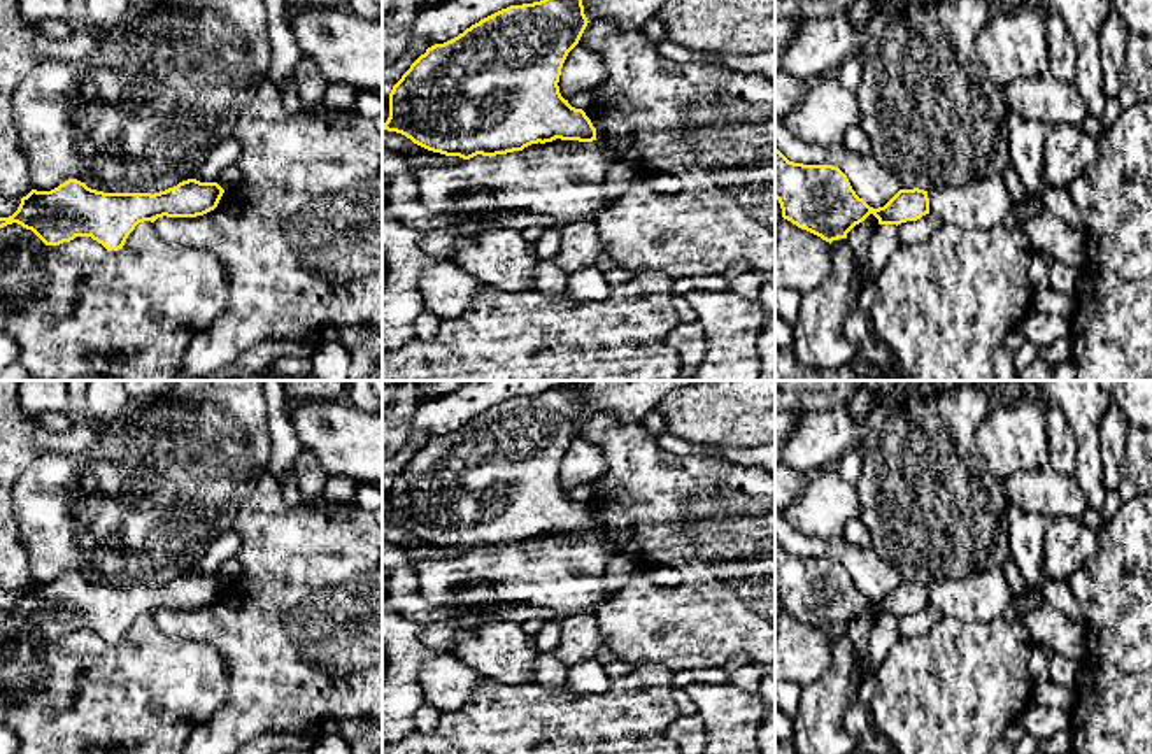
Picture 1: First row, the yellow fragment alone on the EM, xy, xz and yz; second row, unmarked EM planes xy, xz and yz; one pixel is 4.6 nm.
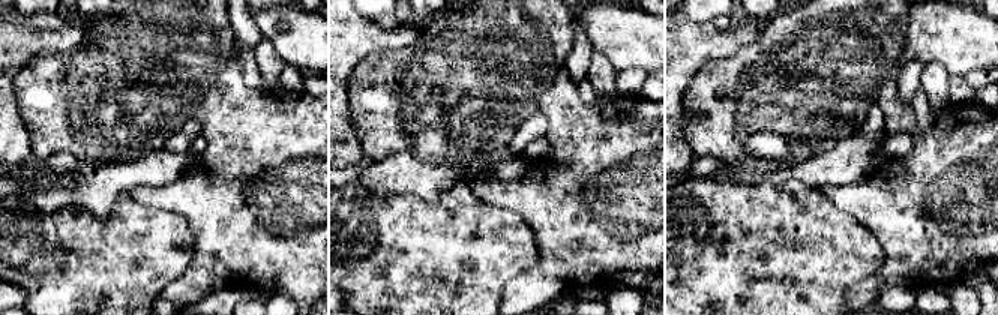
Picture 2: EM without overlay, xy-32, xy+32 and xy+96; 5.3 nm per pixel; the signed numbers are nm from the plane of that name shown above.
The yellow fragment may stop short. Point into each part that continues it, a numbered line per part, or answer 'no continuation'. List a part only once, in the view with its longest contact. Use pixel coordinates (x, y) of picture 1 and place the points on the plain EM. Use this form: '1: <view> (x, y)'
no continuation

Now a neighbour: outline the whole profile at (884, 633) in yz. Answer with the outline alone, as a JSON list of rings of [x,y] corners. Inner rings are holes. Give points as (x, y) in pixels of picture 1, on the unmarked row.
[[[878,617],[868,640],[868,656],[871,661],[871,672],[859,684],[859,700],[870,712],[870,700],[877,680],[877,670],[891,651],[892,644],[900,638],[896,617]]]

